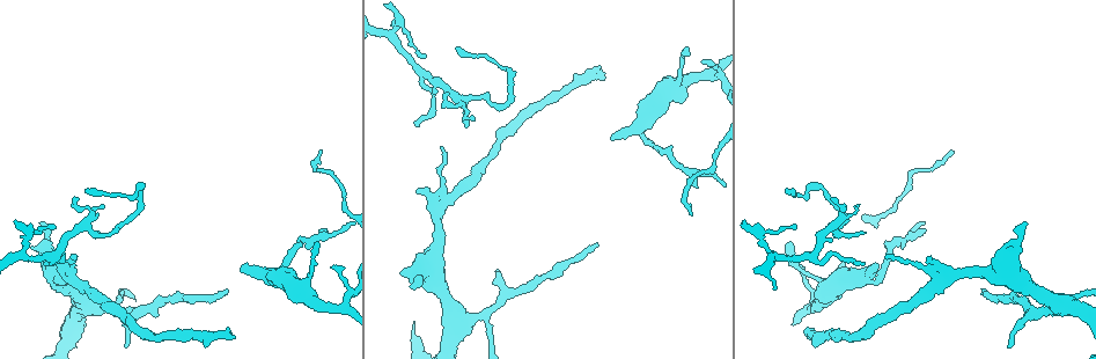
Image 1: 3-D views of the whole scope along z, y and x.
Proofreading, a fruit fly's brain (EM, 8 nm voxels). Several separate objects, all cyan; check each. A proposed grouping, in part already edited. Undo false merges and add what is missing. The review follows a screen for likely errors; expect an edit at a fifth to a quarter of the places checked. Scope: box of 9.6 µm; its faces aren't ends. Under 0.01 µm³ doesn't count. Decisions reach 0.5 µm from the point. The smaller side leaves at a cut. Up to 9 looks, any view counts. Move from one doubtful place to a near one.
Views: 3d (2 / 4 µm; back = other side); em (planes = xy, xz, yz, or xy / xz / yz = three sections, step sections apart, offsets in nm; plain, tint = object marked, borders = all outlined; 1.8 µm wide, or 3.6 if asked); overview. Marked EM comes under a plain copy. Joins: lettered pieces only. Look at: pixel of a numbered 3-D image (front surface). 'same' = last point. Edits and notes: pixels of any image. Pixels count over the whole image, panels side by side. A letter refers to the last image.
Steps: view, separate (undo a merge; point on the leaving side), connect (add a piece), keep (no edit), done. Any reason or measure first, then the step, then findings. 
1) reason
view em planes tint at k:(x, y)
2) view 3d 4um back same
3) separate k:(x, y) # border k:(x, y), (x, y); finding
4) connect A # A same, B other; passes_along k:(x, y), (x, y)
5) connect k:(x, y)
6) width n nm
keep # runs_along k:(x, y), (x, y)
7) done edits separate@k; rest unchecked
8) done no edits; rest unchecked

branch stops here
view 3d 4um at 1:(885, 257)

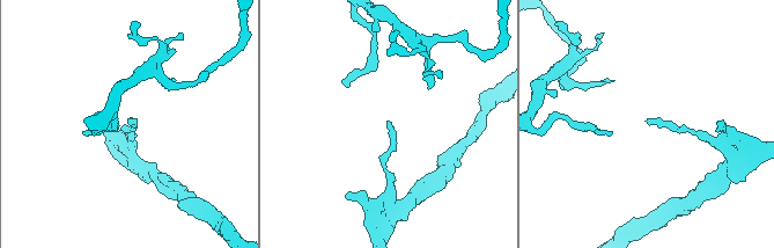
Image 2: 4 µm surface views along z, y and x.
need the tissue
view em planes borders at 2:(649, 123)

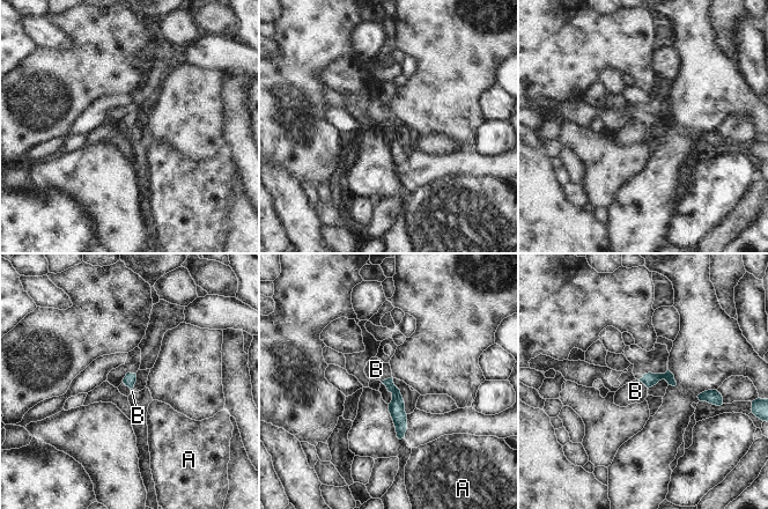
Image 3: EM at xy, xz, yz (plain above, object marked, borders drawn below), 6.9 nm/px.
longest_contact B 90 nm
keep # A other, B other; no lettered piece goes on from it

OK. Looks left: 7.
tapers out
view em planes tint at 1:(84, 191)

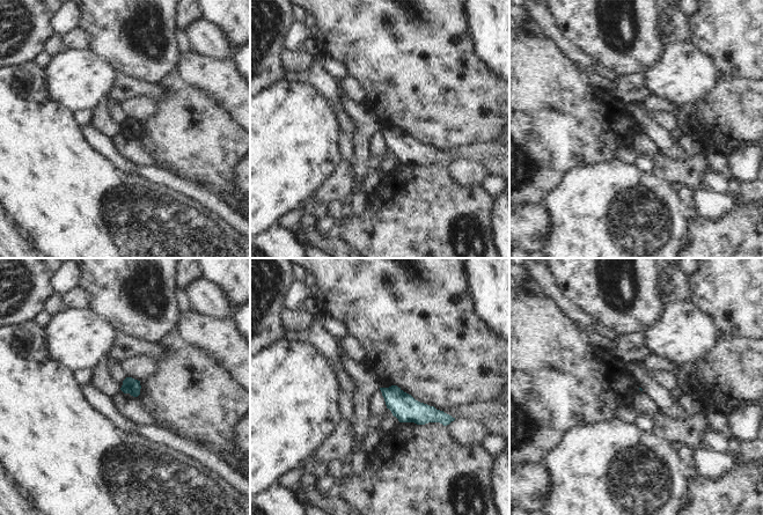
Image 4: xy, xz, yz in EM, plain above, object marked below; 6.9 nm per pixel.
see the neighbours
view em planes borders same

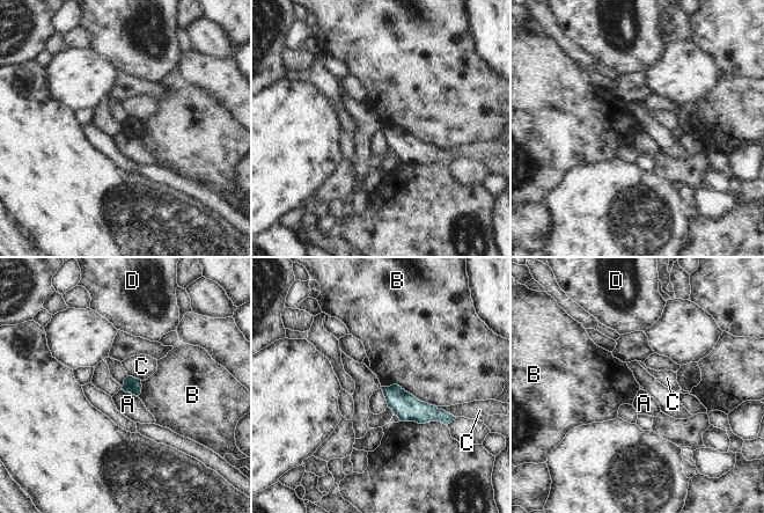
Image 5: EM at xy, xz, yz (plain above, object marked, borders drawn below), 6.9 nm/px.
keep # A other, B other, C other, D other; no lettered piece goes on from it

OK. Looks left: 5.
free end
view 3d 4um at 1:(41, 221)

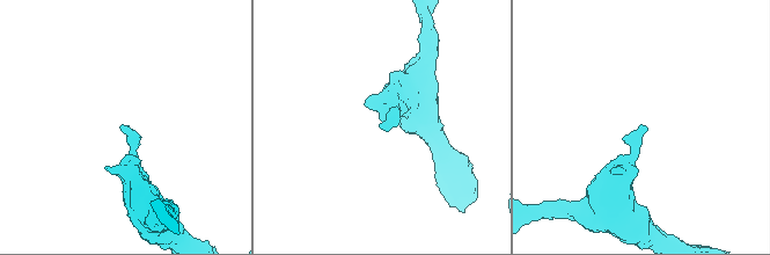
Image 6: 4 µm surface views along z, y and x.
need the tissue
view em yz step 8 tint at 6:(644, 126)

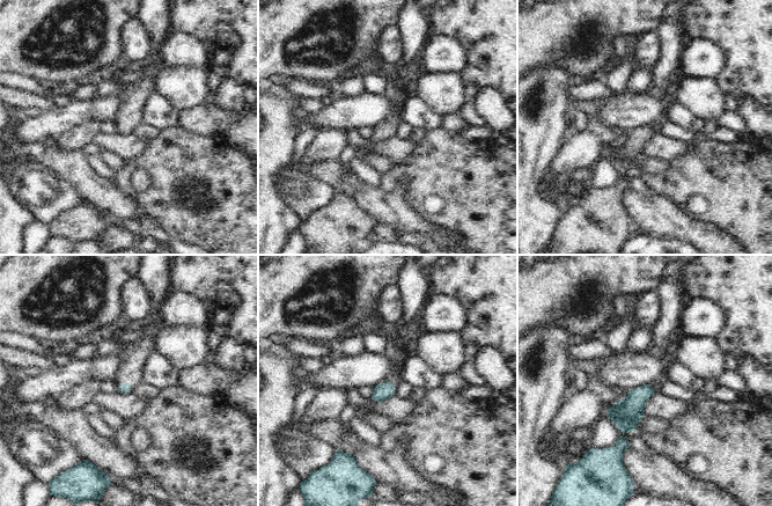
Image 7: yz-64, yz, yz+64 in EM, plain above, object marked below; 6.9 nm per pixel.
view em planes borders same

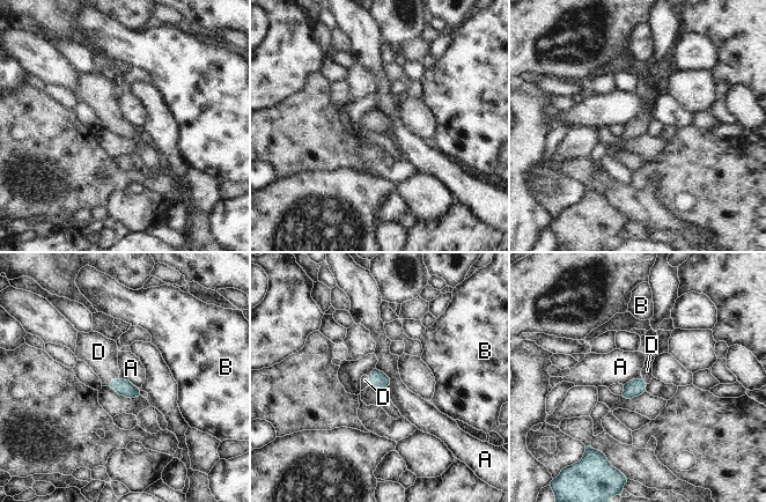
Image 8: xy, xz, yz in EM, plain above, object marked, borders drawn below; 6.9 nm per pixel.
connect 8:(98, 352) # A other, B other, D same; passes_along 8:(124, 388), (115, 379), (98, 352); the neuron continues

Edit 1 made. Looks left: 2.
done edits connect@8; rest unchecked

